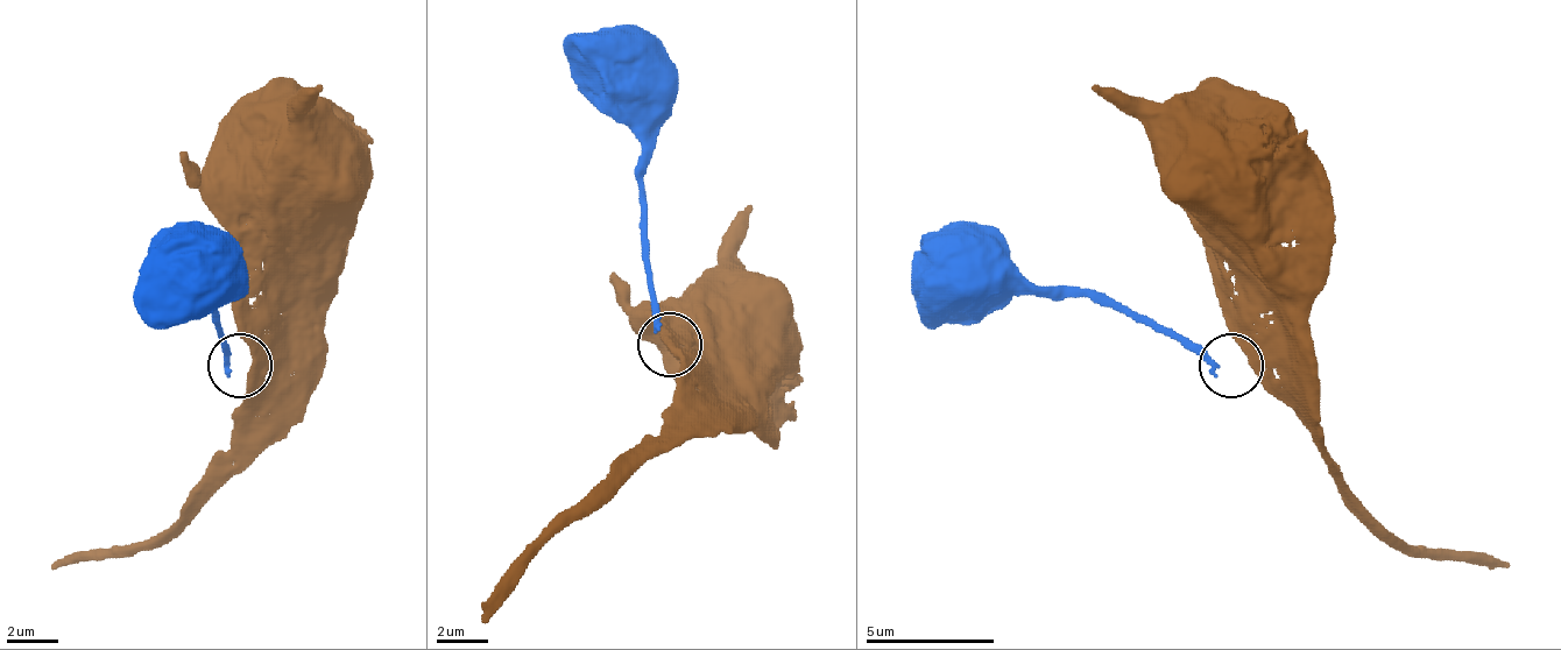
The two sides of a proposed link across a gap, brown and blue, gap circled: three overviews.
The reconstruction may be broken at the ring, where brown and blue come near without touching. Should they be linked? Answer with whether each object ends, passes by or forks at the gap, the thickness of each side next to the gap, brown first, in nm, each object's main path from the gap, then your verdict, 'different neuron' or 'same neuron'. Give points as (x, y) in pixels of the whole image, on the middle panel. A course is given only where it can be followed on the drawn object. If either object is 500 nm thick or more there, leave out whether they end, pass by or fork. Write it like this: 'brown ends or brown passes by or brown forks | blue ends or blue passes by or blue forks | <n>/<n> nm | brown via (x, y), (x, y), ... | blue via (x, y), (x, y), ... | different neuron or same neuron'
550/190 nm | brown via (682, 360), (720, 329), (727, 334) | blue via (656, 334), (643, 219), (643, 97), (637, 71) | different neuron

